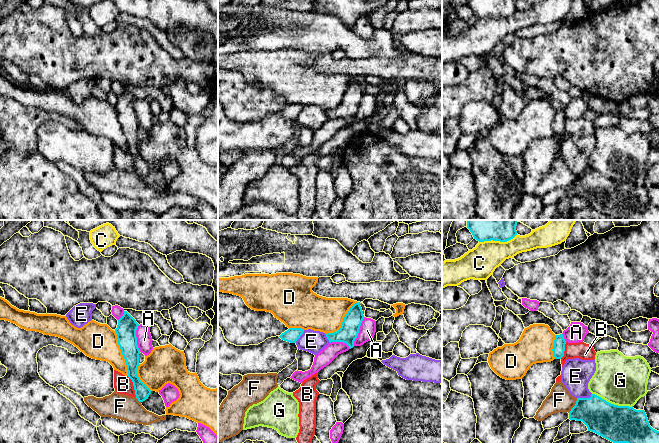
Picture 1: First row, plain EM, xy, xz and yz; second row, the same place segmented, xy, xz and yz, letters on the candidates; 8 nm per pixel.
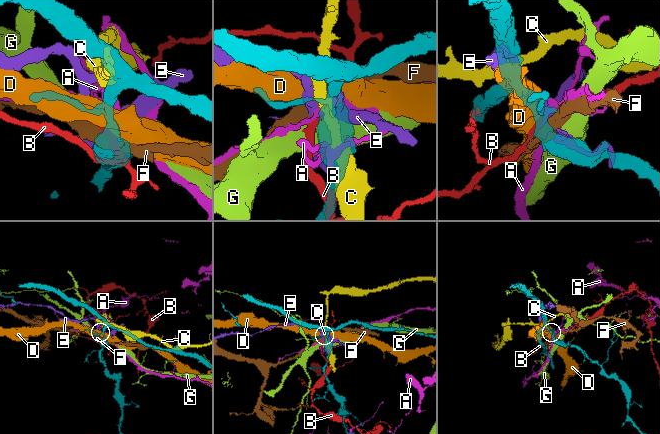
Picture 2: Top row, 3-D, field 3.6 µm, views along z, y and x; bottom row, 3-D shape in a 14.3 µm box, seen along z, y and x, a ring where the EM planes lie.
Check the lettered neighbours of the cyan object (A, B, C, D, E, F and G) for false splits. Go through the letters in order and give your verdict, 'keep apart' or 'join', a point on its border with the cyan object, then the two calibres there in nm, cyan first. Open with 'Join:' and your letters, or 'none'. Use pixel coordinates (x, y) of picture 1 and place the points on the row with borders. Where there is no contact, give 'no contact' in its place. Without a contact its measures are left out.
Join: none
A: keep apart | xz (358, 331) | 150/130 nm
B: keep apart | xy (133, 385) | 130/150 nm
C: keep apart | yz (498, 240) | 320/260 nm
D: keep apart | xy (122, 353) | 160/280 nm
E: keep apart | yz (585, 398) | 280/240 nm
F: keep apart | yz (575, 405) | 280/190 nm
G: keep apart | yz (612, 404) | 300/400 nm

